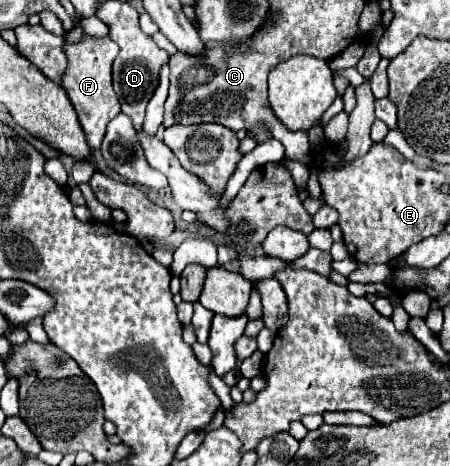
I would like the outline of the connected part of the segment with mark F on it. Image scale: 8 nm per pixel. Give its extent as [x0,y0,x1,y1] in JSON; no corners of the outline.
[61,35,121,149]

